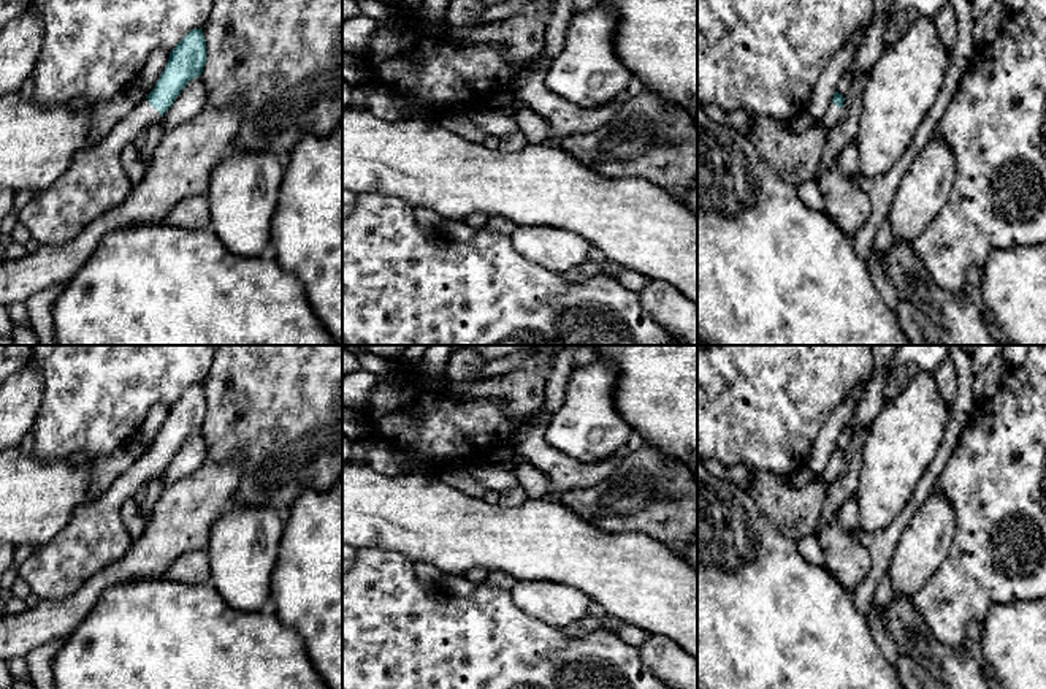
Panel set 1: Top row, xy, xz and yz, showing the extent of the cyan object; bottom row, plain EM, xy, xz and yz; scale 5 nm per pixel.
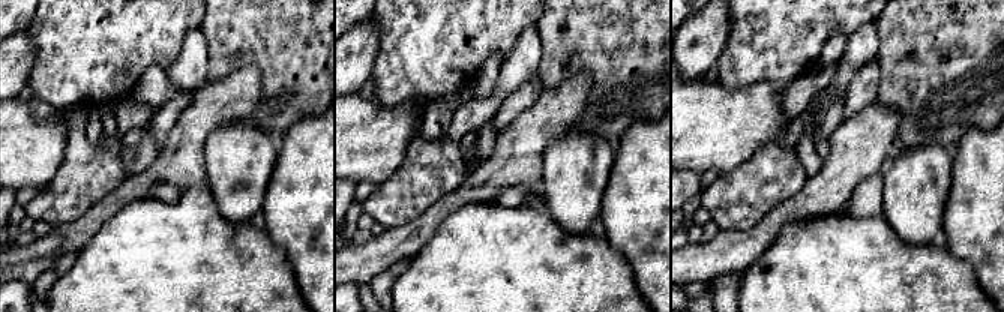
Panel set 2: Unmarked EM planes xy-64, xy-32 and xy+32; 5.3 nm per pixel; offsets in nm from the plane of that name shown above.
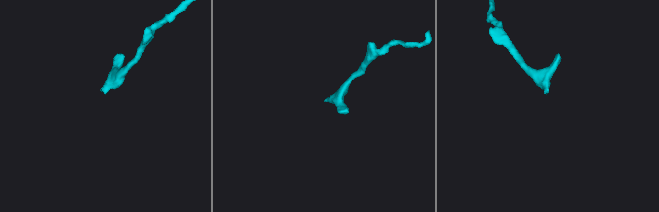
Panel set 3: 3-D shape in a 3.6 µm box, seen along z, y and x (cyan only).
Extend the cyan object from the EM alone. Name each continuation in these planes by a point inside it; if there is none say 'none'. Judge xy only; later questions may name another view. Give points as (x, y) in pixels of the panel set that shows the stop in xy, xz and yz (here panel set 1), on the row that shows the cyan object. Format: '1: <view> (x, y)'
1: xy (94, 182)

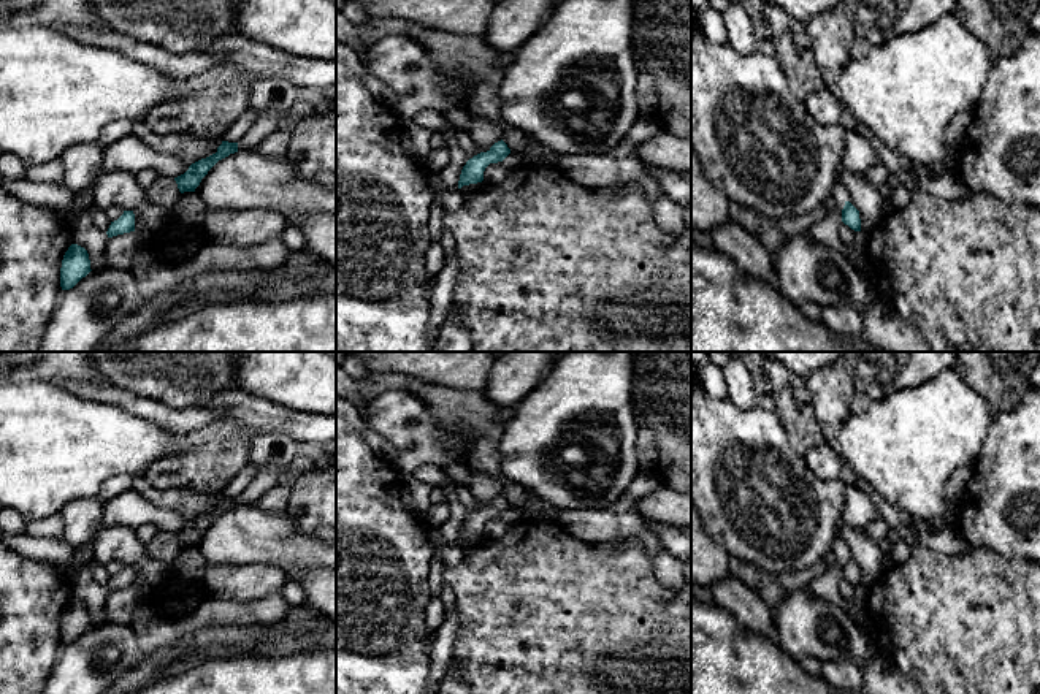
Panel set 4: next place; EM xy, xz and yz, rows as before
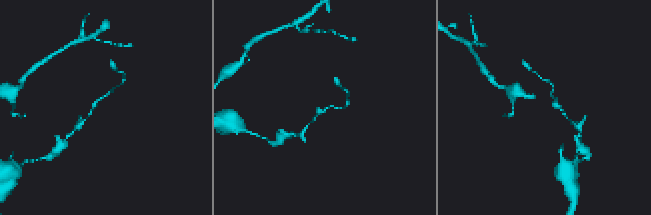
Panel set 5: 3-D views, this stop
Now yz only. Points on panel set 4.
none

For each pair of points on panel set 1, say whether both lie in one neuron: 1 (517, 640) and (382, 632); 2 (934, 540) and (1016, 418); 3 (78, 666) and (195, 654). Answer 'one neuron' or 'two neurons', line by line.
1: one neuron
2: two neurons
3: one neuron

